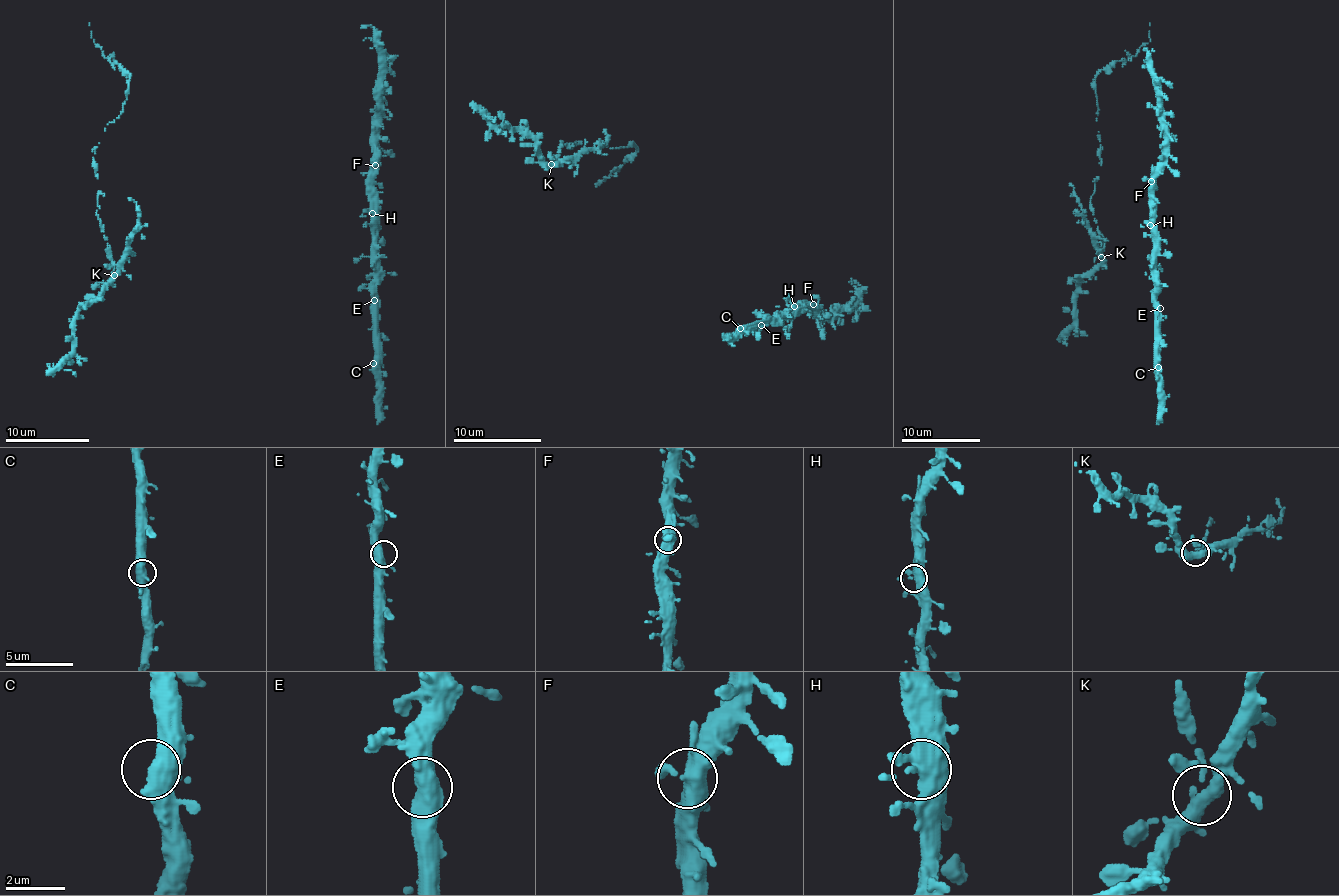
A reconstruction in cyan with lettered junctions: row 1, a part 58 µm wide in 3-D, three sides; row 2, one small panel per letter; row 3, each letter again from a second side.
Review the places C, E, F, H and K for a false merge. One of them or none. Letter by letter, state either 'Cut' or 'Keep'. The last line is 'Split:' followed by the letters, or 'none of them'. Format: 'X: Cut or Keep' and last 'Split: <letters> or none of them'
C: Keep
E: Keep
F: Keep
H: Keep
K: Keep
Split: none of them

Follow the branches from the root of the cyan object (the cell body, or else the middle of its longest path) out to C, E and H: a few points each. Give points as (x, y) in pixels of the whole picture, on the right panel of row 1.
C: (1155, 184), (1155, 357), (1158, 367)
E: (1155, 184), (1155, 302), (1160, 308)
H: (1155, 184), (1150, 225)

